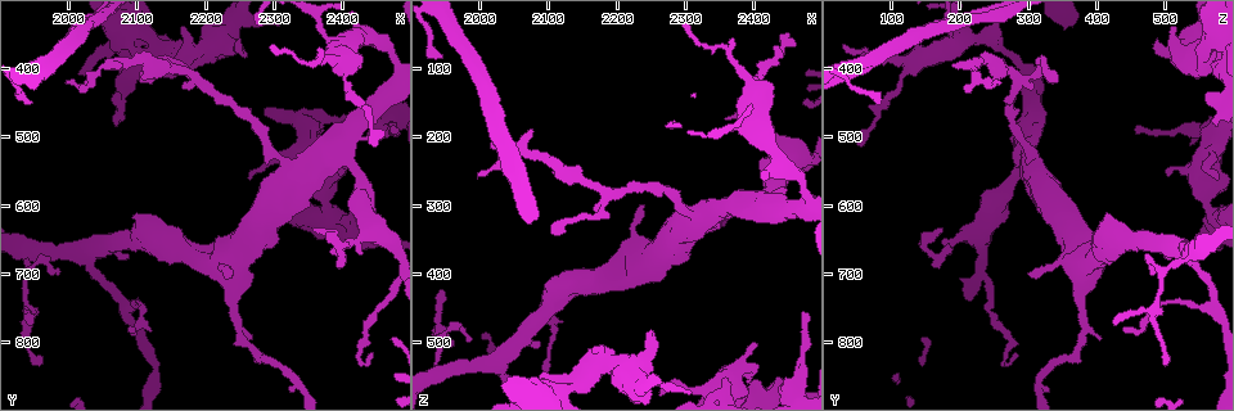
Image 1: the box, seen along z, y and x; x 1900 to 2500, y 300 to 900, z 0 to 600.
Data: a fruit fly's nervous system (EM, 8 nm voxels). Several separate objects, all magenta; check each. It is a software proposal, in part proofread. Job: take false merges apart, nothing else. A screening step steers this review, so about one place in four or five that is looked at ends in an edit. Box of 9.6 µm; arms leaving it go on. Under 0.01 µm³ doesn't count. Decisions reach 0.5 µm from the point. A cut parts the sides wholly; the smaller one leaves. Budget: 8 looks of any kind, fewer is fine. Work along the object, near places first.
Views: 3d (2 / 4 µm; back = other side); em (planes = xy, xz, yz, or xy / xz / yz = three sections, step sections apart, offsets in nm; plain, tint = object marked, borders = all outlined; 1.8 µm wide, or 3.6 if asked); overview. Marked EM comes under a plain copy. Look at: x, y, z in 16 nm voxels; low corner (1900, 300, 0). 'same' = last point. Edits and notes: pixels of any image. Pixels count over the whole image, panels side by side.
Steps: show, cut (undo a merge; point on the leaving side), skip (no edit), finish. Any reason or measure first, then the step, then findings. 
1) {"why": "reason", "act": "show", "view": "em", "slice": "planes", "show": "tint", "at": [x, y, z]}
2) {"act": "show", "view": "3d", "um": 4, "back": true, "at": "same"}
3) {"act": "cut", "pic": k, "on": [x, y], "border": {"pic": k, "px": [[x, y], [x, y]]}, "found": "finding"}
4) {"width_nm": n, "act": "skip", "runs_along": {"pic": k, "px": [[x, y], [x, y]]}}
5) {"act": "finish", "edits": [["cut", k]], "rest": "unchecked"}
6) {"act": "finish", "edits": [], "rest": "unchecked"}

{"act": "show", "view": "3d", "um": 4, "at": [2225, 685, 360]}

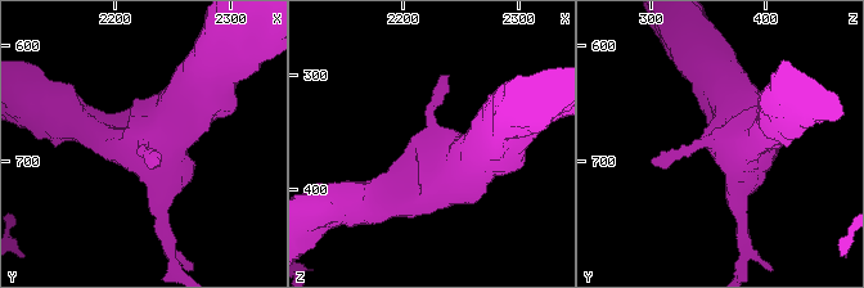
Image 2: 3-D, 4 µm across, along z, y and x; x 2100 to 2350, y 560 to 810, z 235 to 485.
{"why": "need the tissue", "act": "show", "view": "em", "um": 3.6, "slice": "planes", "show": "tint", "at": [2228, 684, 356]}

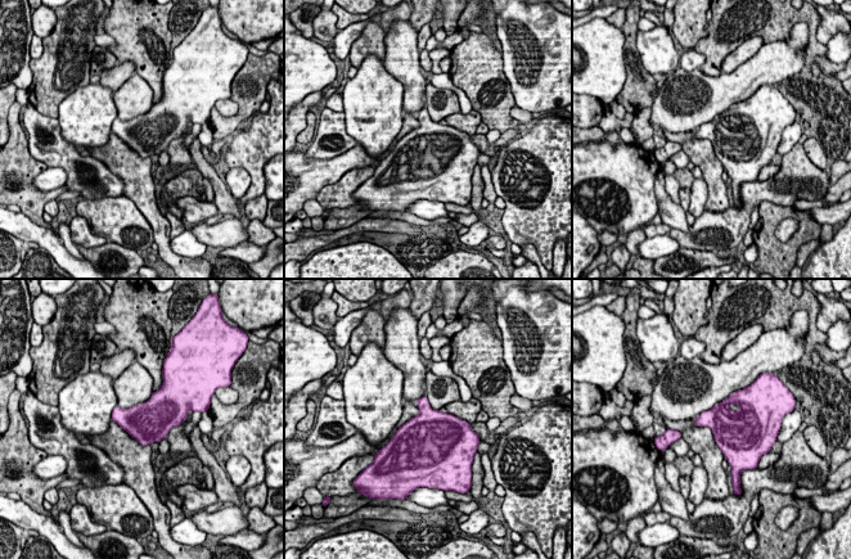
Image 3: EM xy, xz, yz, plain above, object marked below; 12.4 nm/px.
{"width_nm": 480, "act": "skip", "found": "continuous, no second neuron"}

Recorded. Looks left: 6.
{"why": "sharp bend", "act": "show", "view": "3d", "um": 2, "back": true, "at": [2395, 660, 145]}

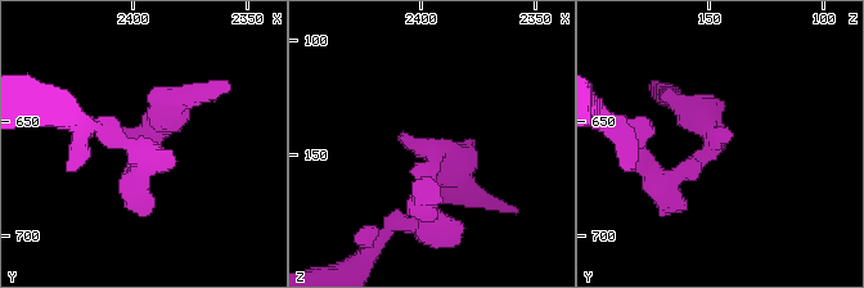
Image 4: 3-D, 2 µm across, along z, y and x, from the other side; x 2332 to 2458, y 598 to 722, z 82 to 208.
{"why": "shape alone is not enough", "act": "show", "view": "em", "slice": "xy", "step": 16, "show": "tint", "at": [2394, 658, 149]}

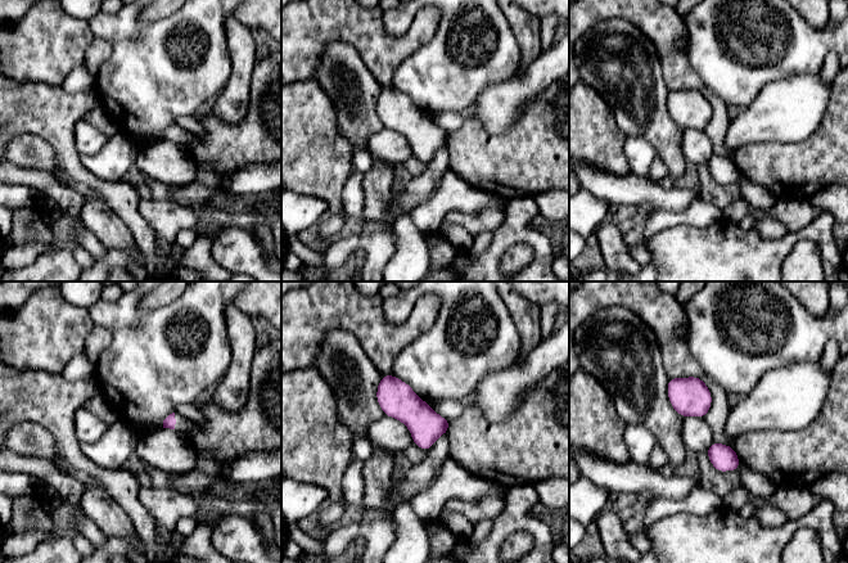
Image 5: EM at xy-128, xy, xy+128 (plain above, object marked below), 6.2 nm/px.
{"width_nm": 20, "act": "skip", "found": "continuous, no second neuron"}

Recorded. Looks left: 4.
{"why": "sudden change in width", "act": "show", "view": "em", "um": 3.6, "slice": "planes", "show": "tint", "at": [2095, 365, 560]}

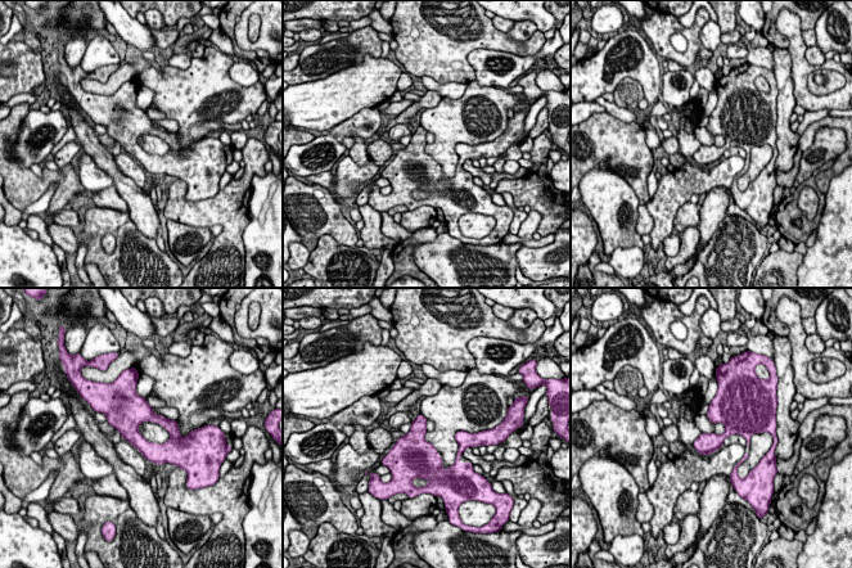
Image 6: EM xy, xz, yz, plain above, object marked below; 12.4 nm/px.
{"act": "skip", "found": "all the same neuron"}

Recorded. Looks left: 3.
{"act": "finish", "edits": [], "rest": "unchecked"}

